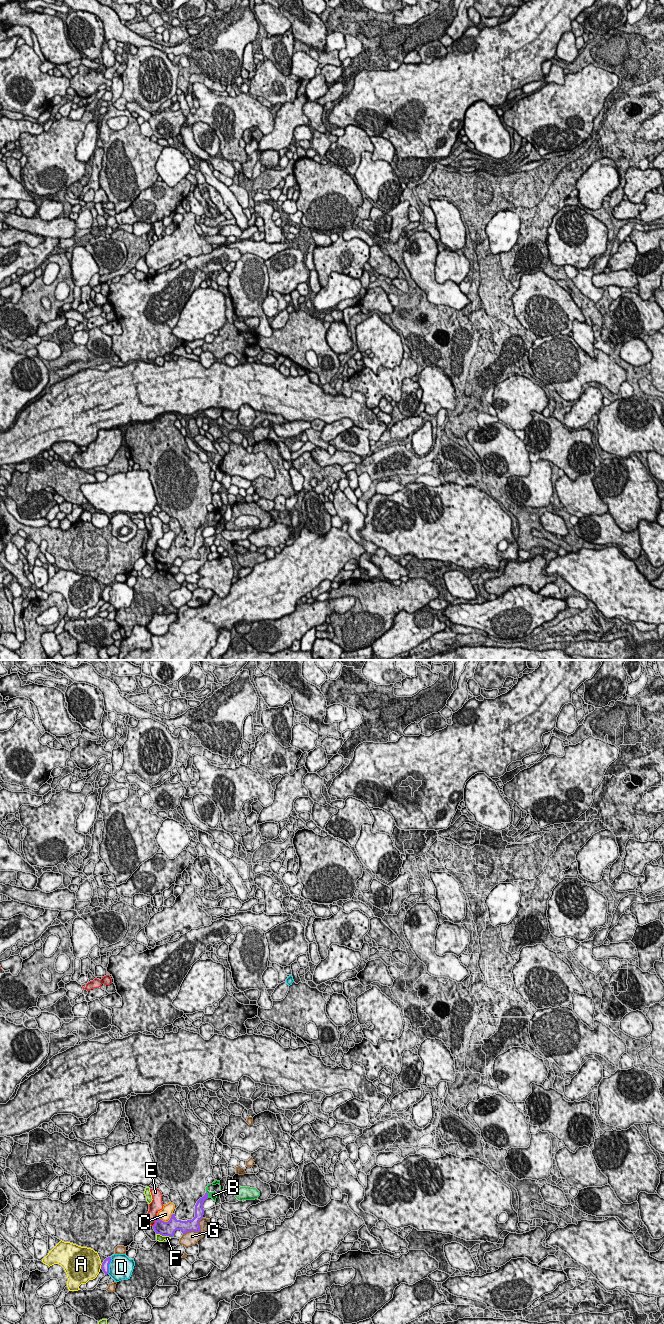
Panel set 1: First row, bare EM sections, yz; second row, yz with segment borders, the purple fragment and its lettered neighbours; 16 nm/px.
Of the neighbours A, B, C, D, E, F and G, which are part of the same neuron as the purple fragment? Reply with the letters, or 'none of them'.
B

